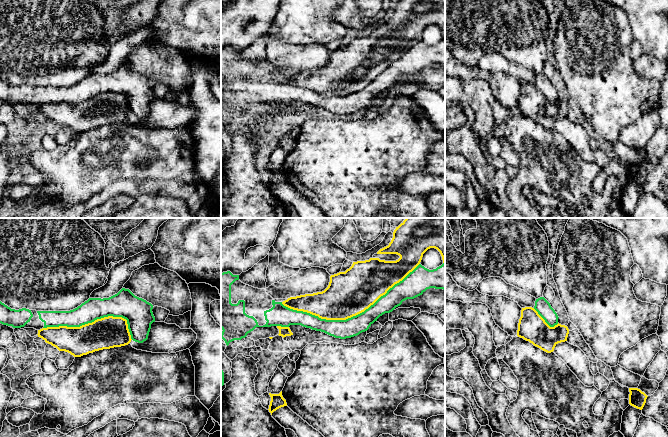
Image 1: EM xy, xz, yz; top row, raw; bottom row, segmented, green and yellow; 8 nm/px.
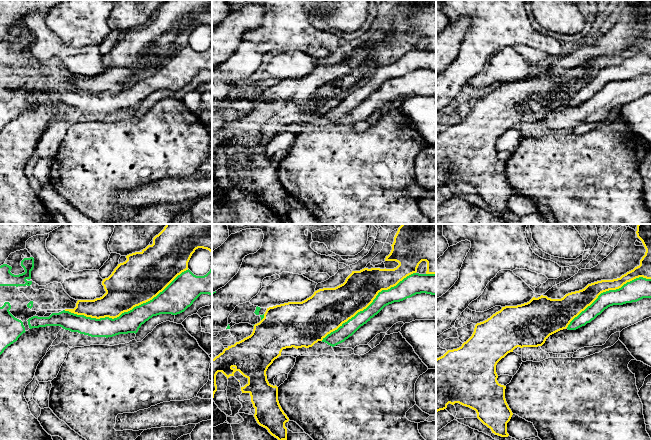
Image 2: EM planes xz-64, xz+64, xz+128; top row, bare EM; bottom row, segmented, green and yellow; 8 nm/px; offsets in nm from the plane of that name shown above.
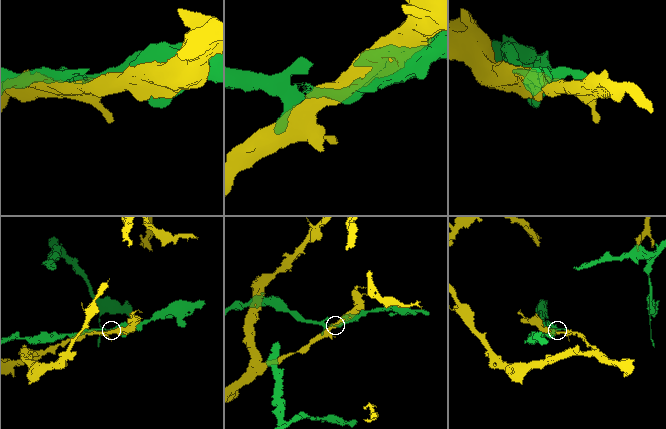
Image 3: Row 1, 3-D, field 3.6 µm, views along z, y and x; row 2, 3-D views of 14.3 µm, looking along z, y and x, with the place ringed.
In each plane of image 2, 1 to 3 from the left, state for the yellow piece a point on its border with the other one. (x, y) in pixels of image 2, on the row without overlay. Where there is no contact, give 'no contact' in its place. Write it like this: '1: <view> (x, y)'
1: xz-64 (126, 88)
2: xz+64 (370, 80)
3: xz+128 (607, 67)

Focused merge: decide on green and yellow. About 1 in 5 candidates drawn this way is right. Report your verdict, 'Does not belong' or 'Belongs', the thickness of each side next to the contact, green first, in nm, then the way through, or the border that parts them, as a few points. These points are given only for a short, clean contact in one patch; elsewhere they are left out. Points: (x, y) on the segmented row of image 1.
Does not belong. Thickness 150 nm (green) against 360 nm

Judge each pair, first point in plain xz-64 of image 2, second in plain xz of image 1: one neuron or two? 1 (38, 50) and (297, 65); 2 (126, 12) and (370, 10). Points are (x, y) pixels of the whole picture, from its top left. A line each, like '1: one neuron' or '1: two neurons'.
1: one neuron
2: two neurons

